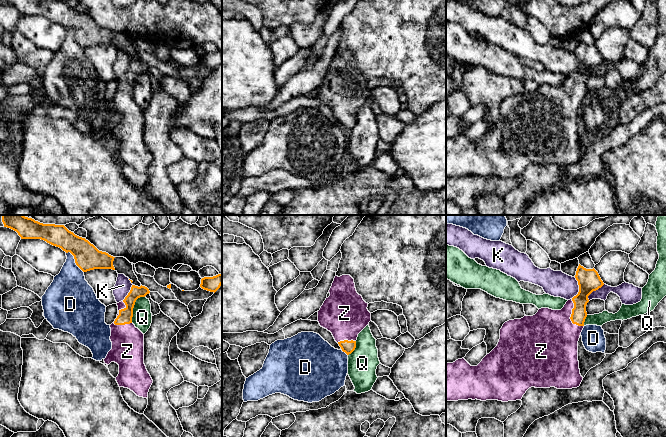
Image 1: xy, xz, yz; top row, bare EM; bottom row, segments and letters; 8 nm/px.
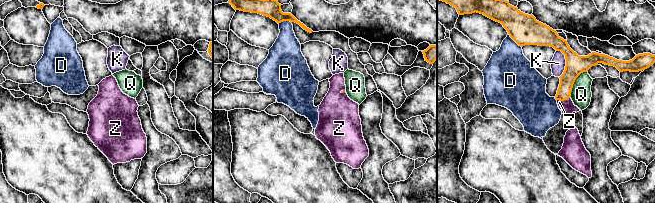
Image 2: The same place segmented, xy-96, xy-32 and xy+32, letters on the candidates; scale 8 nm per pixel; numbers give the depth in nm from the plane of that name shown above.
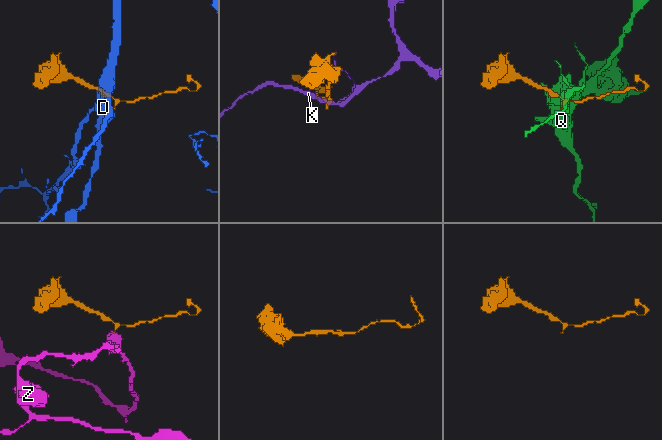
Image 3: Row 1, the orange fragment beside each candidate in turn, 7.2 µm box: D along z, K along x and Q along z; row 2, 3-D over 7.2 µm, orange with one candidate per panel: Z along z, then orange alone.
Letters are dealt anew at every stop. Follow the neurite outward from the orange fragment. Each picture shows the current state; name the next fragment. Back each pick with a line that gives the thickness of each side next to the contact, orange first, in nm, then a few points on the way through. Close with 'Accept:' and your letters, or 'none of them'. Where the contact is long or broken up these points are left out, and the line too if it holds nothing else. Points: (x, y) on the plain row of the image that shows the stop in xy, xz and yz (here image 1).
Z: 120 nm thick on the orange side, 440 nm on the other; runs through yz (579, 90), (571, 92), (549, 114)
Accept: Z

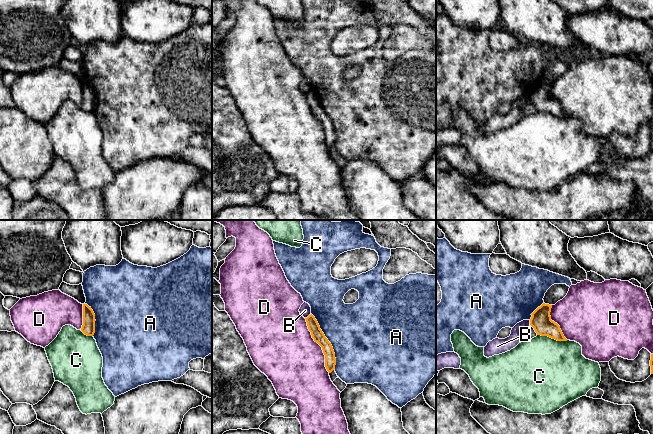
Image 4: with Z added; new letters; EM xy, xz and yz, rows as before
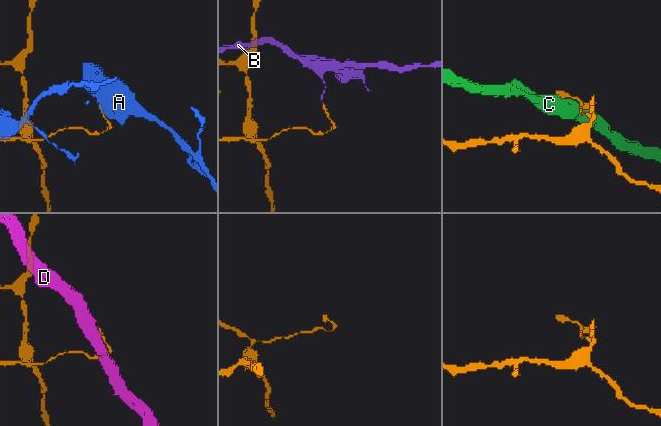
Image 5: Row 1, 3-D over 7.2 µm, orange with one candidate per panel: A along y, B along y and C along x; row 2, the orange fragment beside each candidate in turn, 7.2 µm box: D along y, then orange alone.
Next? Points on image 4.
Accept: none of them

